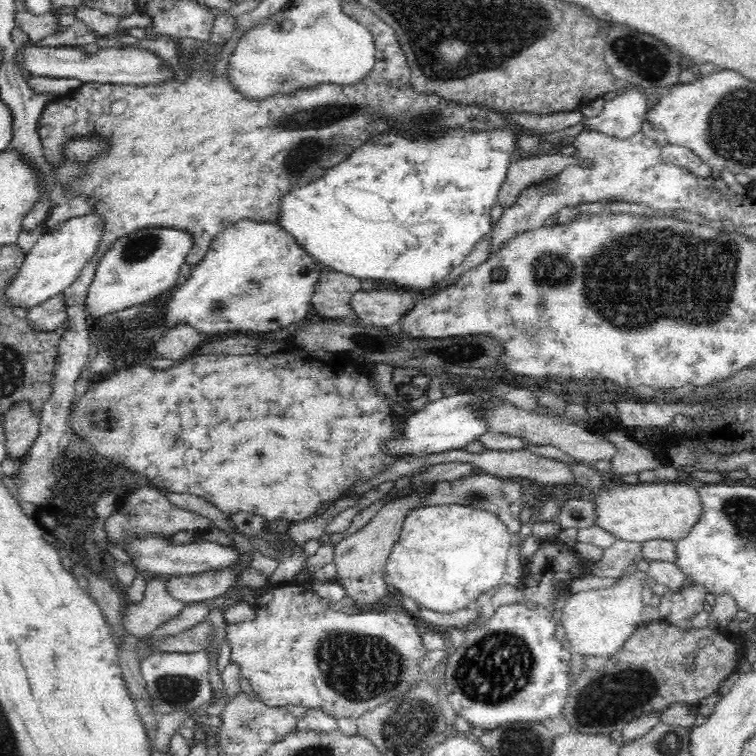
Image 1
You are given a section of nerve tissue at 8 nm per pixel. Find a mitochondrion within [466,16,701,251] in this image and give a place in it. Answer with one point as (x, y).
(637, 55)

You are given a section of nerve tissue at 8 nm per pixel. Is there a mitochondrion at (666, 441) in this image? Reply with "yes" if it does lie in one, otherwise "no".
no

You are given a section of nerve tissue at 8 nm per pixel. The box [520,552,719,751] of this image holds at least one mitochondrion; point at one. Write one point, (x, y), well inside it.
(605, 700)

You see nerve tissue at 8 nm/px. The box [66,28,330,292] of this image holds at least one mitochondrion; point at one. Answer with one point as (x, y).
(142, 245)

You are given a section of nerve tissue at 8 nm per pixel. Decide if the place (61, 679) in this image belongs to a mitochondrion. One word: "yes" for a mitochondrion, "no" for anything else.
no

